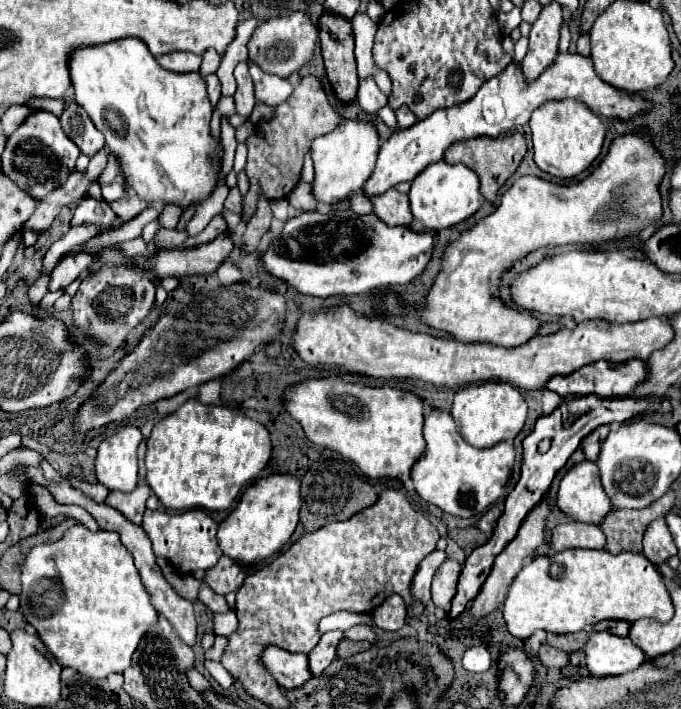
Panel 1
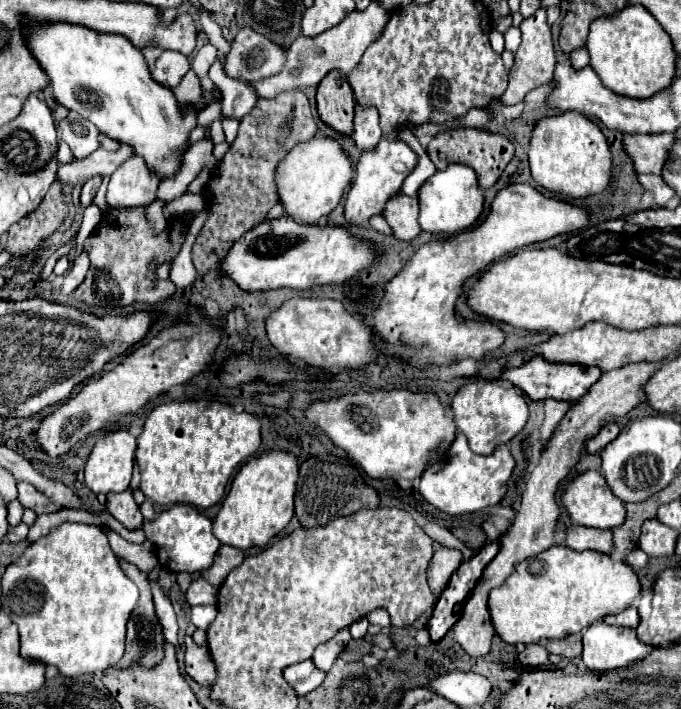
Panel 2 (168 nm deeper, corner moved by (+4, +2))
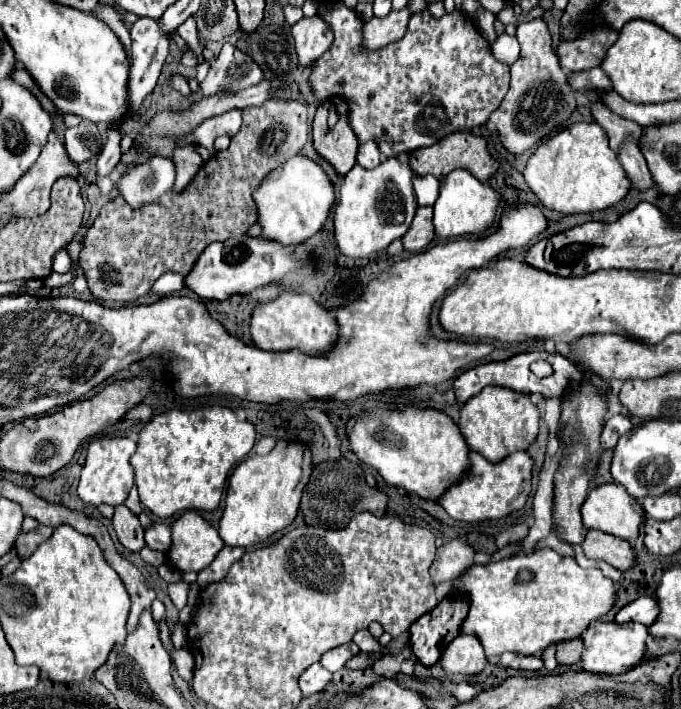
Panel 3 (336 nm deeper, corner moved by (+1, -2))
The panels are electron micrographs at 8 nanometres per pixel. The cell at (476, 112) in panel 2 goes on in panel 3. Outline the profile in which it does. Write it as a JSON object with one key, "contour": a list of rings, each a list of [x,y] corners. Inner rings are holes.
{"contour":[[[537,18],[517,26],[517,40],[521,44],[521,58],[511,66],[511,88],[499,108],[491,114],[491,122],[497,128],[501,146],[511,154],[521,154],[561,130],[575,110],[575,92],[561,70],[559,58],[553,52],[551,34],[547,24]]]}

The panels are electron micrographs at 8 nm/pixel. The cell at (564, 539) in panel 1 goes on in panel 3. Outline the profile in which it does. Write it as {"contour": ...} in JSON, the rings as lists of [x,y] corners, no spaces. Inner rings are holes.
{"contour":[[[587,530],[587,536],[585,536],[581,548],[587,558],[603,560],[623,572],[631,570],[637,562],[633,546],[627,540],[599,532],[599,530]]]}

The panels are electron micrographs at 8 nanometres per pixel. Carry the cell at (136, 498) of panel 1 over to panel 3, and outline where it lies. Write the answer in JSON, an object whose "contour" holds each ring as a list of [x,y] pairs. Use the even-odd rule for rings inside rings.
{"contour":[[[123,504],[119,508],[115,508],[115,516],[113,516],[113,528],[117,532],[117,538],[119,542],[131,550],[131,552],[139,552],[143,546],[145,546],[145,540],[143,540],[143,528],[137,520],[137,516],[125,508]]]}

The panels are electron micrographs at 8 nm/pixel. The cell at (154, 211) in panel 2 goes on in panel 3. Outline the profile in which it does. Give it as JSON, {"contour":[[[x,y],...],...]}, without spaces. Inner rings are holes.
{"contour":[[[189,144],[181,150],[173,150],[171,154],[171,160],[175,160],[173,164],[175,164],[175,174],[177,174],[175,184],[173,184],[175,192],[181,192],[193,180],[193,176],[197,174],[197,170],[203,164],[201,156],[195,152],[195,146],[197,144]]]}

